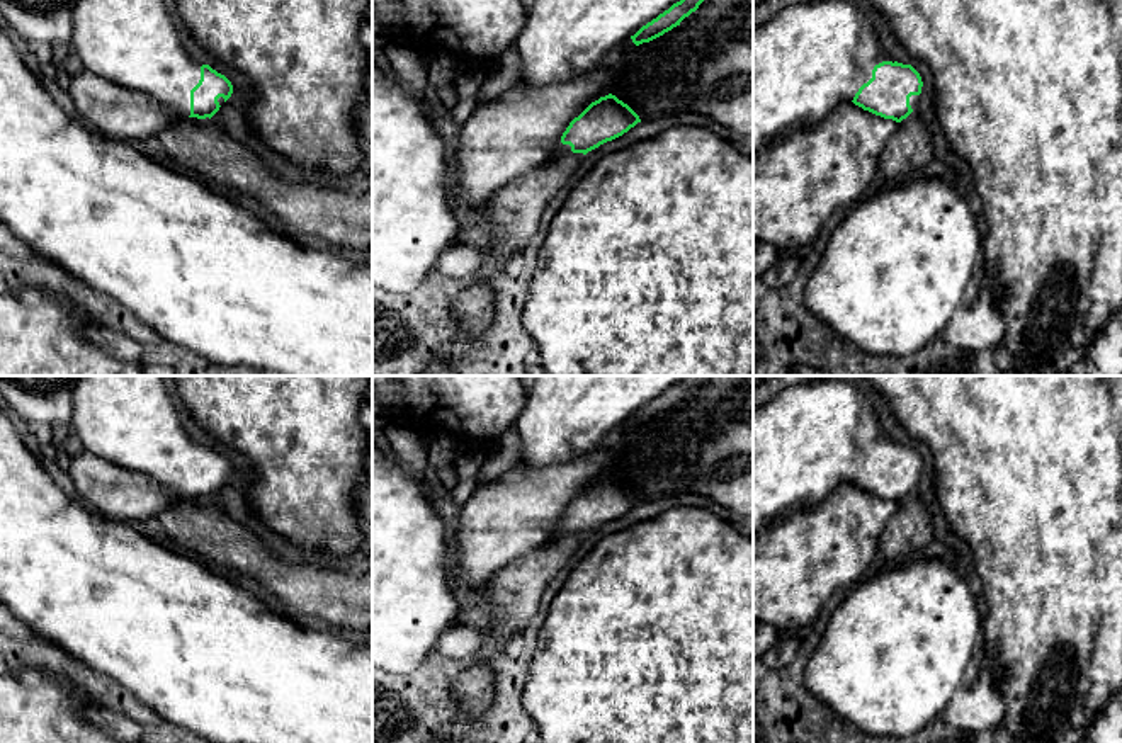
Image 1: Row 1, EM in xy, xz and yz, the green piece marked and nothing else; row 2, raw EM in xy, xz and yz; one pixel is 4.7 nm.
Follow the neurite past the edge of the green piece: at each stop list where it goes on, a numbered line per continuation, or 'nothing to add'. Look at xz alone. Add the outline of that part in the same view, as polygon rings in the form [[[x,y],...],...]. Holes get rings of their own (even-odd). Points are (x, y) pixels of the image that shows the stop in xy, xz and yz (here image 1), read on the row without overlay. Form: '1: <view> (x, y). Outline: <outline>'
1: xz (563, 417). Outline: [[[532,376],[515,418],[520,456],[515,468],[544,469],[564,464],[597,447],[604,435],[685,376]]]

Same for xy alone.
1: xy (130, 420). Outline: [[[82,376],[73,391],[71,425],[85,451],[156,479],[178,498],[190,496],[190,471],[201,461],[202,444],[189,437],[162,376]]]

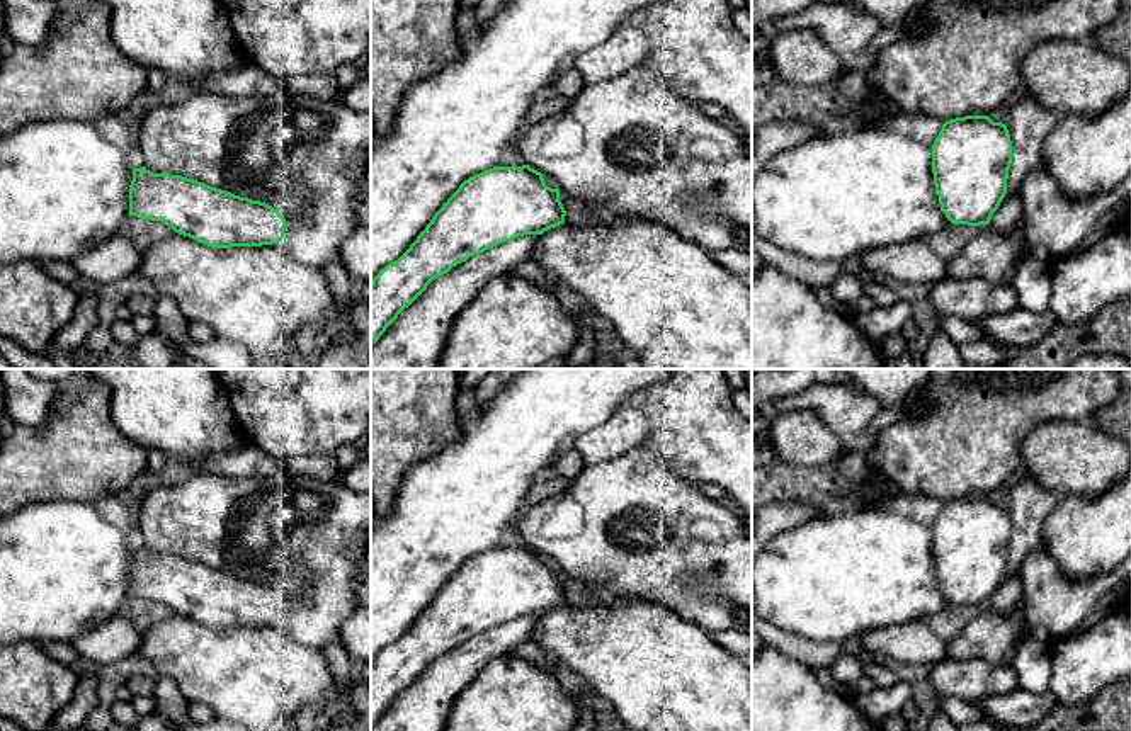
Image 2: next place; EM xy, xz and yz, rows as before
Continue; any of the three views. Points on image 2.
1: xz (460, 502). Outline: [[[526,369],[509,381],[486,406],[480,405],[480,411],[473,420],[459,416],[461,439],[444,450],[410,466],[403,474],[391,513],[384,518],[376,518],[371,525],[371,665],[381,649],[398,641],[410,629],[434,595],[464,561],[497,547],[503,534],[515,527],[517,520],[526,512],[526,496],[539,469],[549,466],[556,457],[573,449],[573,444],[583,434],[607,423],[614,411],[626,403],[634,391],[658,384],[672,371],[673,369]]]

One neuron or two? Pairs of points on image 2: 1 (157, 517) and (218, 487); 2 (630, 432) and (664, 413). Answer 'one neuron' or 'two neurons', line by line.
1: one neuron
2: two neurons

